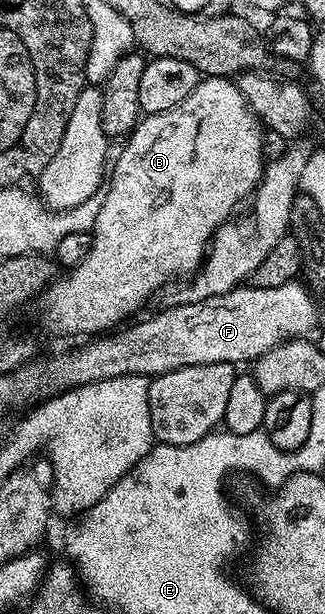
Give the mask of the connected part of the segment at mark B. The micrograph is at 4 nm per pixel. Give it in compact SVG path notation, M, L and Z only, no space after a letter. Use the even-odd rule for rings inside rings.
M204 77L197 84L197 88L193 88L193 92L189 92L189 96L185 96L185 100L181 100L181 104L177 104L177 108L169 108L165 112L140 117L135 129L122 143L124 146L123 151L119 154L119 159L116 162L114 159L113 165L110 167L109 185L106 187L107 195L105 195L105 190L102 195L103 202L98 203L99 212L95 217L95 225L90 231L89 256L85 256L85 260L81 260L81 264L60 273L51 285L38 295L39 318L43 321L44 328L51 334L87 334L83 336L99 336L104 332L114 331L120 324L128 321L126 318L130 314L137 313L146 304L147 298L153 297L155 293L156 297L168 284L195 274L203 263L204 255L211 245L215 230L236 213L234 210L238 208L239 202L245 201L244 203L246 203L252 197L259 184L259 178L263 174L265 165L263 161L263 131L264 127L261 125L259 117L247 106L245 96L241 96L238 85L230 77Z

